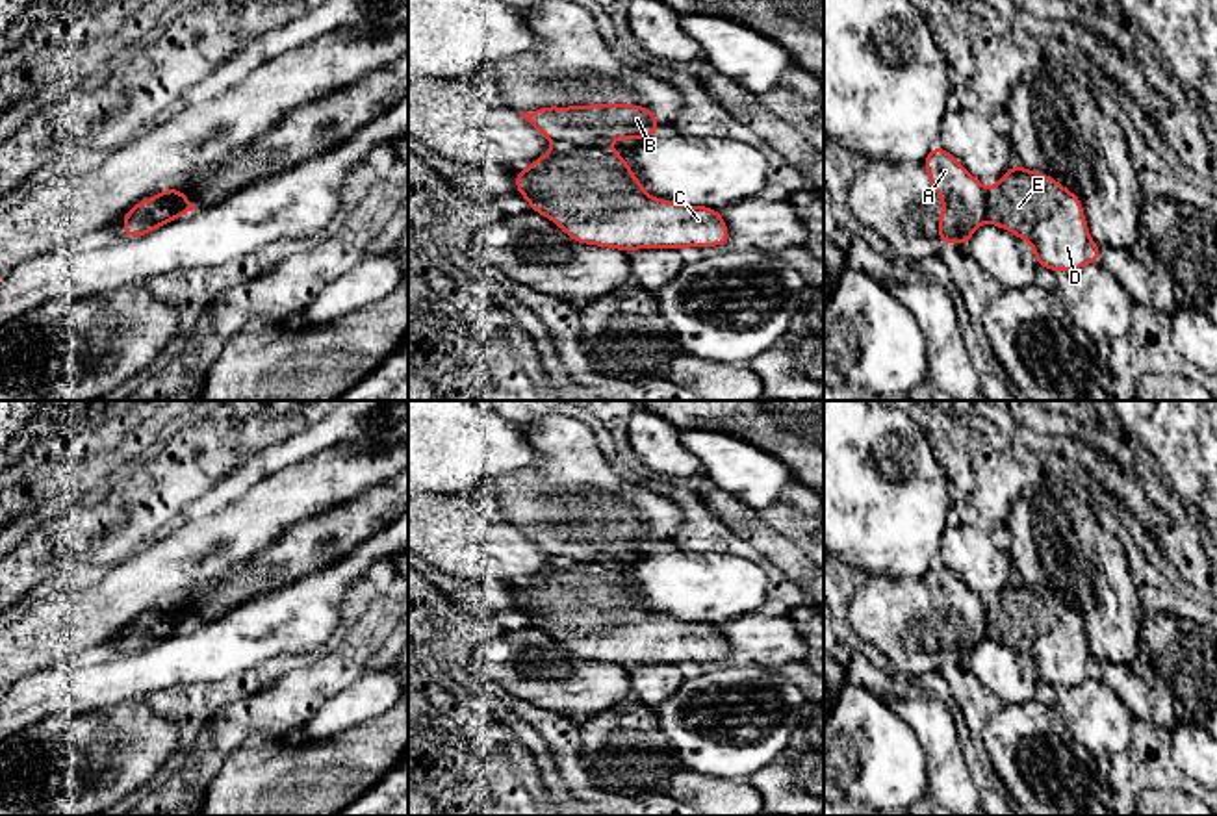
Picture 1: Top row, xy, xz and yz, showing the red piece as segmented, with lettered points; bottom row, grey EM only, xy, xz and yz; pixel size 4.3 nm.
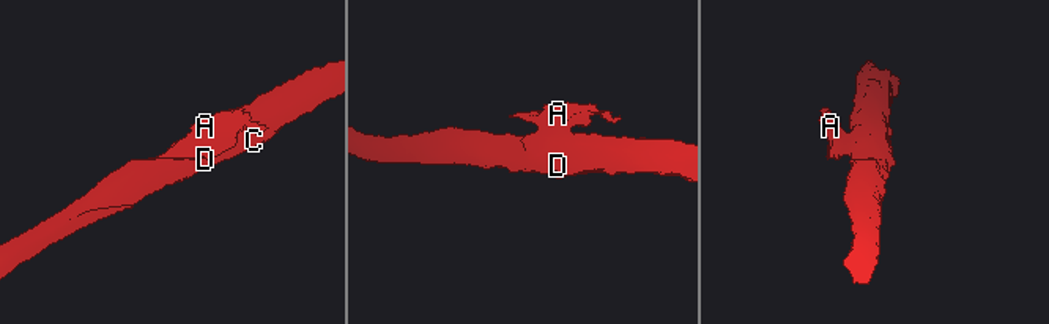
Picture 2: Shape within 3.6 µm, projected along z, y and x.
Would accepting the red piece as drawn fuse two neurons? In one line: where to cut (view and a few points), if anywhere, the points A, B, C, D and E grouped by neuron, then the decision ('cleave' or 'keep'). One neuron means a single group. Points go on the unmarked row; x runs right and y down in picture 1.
cut in xz along (555, 560), (602, 562), (607, 566); A B / C D E; cleave

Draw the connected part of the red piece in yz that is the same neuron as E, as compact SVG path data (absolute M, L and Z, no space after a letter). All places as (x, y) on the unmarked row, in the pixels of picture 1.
M1018 579L987 605L985 636L1026 655L1037 681L1054 688L1100 679L1082 616L1054 593Z

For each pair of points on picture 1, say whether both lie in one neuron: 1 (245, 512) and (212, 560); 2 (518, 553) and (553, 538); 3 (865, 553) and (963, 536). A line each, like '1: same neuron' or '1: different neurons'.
1: same neuron
2: different neurons
3: different neurons

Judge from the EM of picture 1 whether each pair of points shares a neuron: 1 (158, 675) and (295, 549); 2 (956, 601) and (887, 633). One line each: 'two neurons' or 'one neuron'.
1: two neurons
2: one neuron

